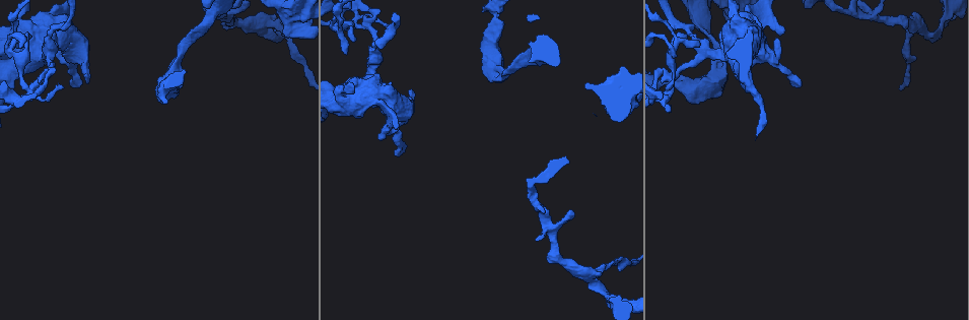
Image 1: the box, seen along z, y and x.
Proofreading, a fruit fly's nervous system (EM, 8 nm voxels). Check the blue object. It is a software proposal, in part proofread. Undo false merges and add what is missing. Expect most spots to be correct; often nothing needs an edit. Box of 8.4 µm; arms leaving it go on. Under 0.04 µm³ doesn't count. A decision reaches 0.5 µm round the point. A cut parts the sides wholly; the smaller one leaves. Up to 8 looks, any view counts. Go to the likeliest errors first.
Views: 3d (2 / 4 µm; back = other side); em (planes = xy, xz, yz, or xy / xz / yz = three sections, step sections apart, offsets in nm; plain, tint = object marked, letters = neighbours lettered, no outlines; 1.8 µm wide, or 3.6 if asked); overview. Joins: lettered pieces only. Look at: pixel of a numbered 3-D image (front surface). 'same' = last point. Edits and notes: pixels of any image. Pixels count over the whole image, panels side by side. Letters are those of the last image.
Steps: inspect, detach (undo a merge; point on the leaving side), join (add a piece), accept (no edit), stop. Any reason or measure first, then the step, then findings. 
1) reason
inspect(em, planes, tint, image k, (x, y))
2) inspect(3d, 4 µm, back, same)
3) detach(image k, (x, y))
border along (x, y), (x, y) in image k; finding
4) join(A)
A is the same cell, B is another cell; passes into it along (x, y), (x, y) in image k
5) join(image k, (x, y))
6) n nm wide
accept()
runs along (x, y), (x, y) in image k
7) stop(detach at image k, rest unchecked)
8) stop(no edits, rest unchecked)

narrows sharply
inspect(3d, 2 µm, image 1, (354, 20))

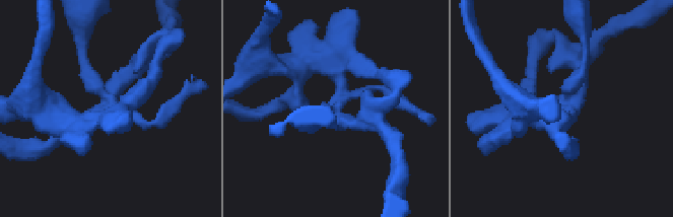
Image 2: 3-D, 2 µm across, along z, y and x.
shape alone is not enough
inspect(em, planes, tint, image 2, (336, 107))

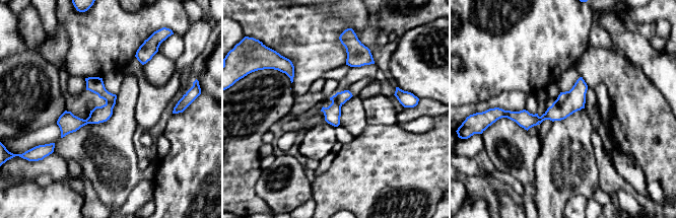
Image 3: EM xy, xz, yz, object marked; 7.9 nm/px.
see the neighbours
inspect(em, planes, letters, same)

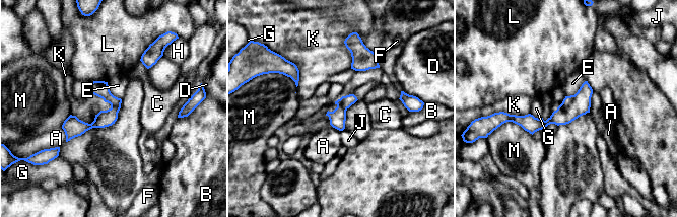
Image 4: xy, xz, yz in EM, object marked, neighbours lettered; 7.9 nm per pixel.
accept()
A, B, C, D, E, F, G, H, J, K, L and M are other cells; border along (585, 80), (573, 94), (565, 96) in image 4; one neuron here

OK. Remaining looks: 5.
calibre changes
inspect(em, 3.6 µm, xz, step 16, tint, image 1, (345, 102))

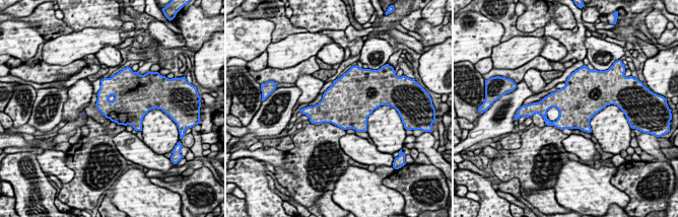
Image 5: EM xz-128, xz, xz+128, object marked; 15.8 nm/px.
inspect(em, 3.6 µm, planes, letters, same)

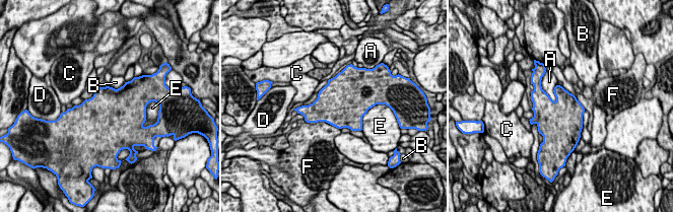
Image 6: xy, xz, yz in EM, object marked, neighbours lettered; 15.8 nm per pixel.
700 nm wide
accept()
A, B, C, D, E and F are other cells; border along (543, 75), (541, 88), (554, 101) in image 6; continuous, no second neuron

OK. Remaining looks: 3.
sudden change in width
inspect(3d, 4 µm, image 1, (296, 22))

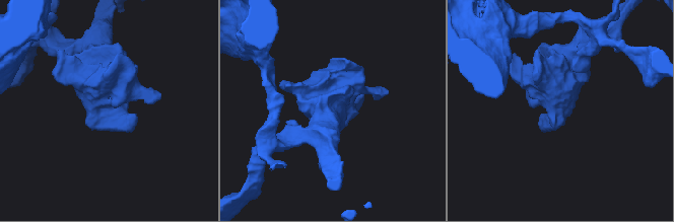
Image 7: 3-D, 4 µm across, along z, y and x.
inspect(em, 3.6 µm, xy, step 16, tint, image 7, (107, 109))

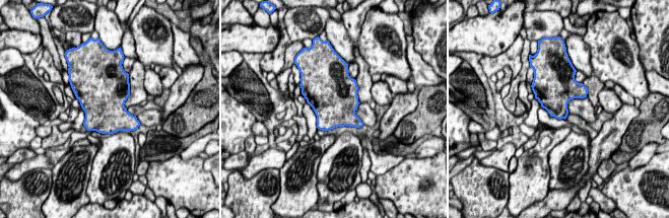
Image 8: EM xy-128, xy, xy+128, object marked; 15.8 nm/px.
cut it another way
inspect(em, 3.6 µm, planes, letters, same)

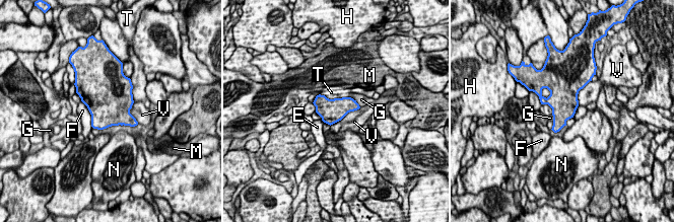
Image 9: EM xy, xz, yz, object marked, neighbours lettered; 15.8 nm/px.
380 nm wide
accept()
E, F, G, H, M, N, T and V are other cells; border along (587, 83), (579, 91), (578, 105) in image 9; all the same neuron

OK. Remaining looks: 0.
stop(no edits, rest unchecked)

